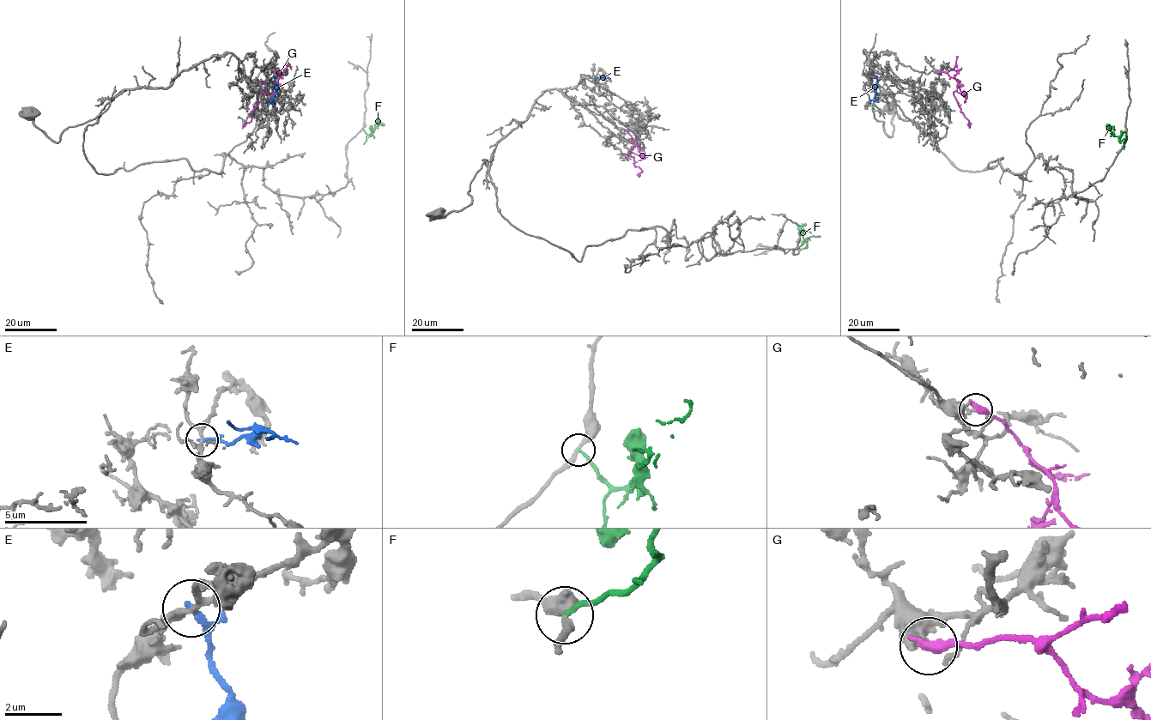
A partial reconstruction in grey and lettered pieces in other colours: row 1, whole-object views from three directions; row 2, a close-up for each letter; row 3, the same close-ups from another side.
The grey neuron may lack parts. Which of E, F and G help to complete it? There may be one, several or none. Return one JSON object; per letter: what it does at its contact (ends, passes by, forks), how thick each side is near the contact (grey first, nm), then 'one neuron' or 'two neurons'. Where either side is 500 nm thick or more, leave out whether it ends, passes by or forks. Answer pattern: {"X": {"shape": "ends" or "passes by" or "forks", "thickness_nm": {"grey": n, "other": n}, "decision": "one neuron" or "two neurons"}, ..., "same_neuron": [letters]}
{"E": {"shape": "passes by", "thickness_nm": {"grey": 200, "other": 160}, "decision": "two neurons"}, "F": {"shape": "ends", "thickness_nm": {"grey": 220, "other": 150}, "decision": "two neurons"}, "G": {"shape": "ends", "thickness_nm": {"grey": 340, "other": 420}, "decision": "two neurons"}, "same_neuron": []}

